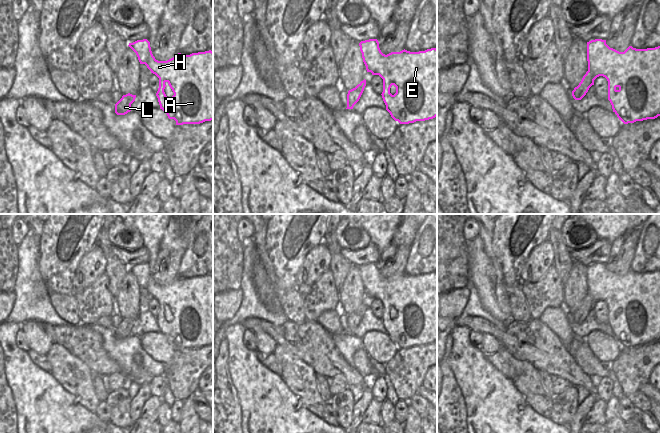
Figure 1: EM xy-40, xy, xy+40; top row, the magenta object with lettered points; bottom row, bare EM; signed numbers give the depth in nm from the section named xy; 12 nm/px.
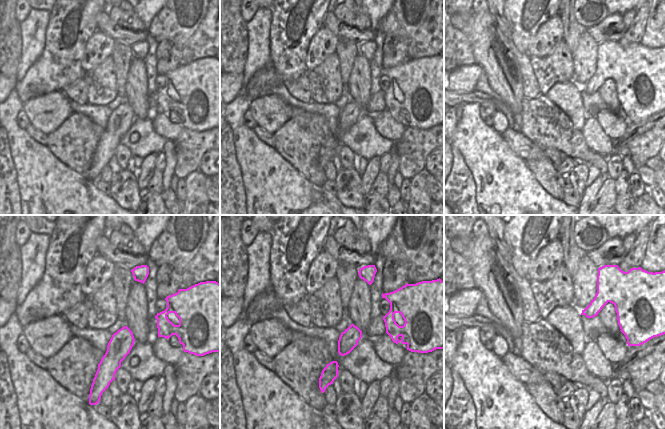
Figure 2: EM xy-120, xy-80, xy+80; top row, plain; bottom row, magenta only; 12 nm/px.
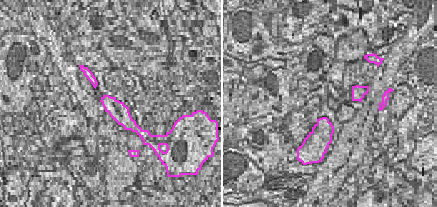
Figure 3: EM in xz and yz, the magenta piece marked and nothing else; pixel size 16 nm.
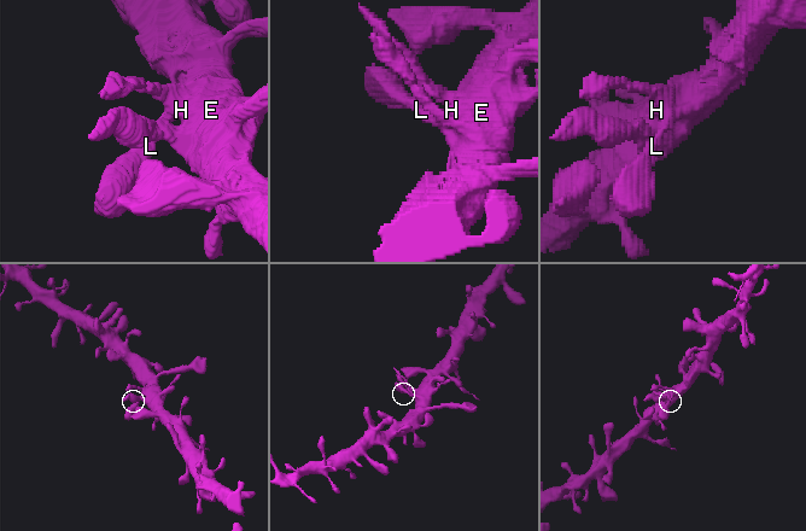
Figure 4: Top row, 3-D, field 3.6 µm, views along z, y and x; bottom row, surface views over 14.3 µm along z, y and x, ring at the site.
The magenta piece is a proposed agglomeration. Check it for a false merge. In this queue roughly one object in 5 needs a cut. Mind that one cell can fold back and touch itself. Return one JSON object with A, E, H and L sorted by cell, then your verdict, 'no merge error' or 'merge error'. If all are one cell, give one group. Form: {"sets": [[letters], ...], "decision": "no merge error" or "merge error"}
{"sets": [["A", "E", "H", "L"]], "decision": "no merge error"}

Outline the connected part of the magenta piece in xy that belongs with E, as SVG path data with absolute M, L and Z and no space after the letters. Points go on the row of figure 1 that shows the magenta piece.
M377 39L359 43L367 72L383 79L386 110L400 124L437 116L437 49L383 54Z

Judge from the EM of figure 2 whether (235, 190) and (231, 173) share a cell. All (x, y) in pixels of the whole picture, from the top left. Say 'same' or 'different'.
same

